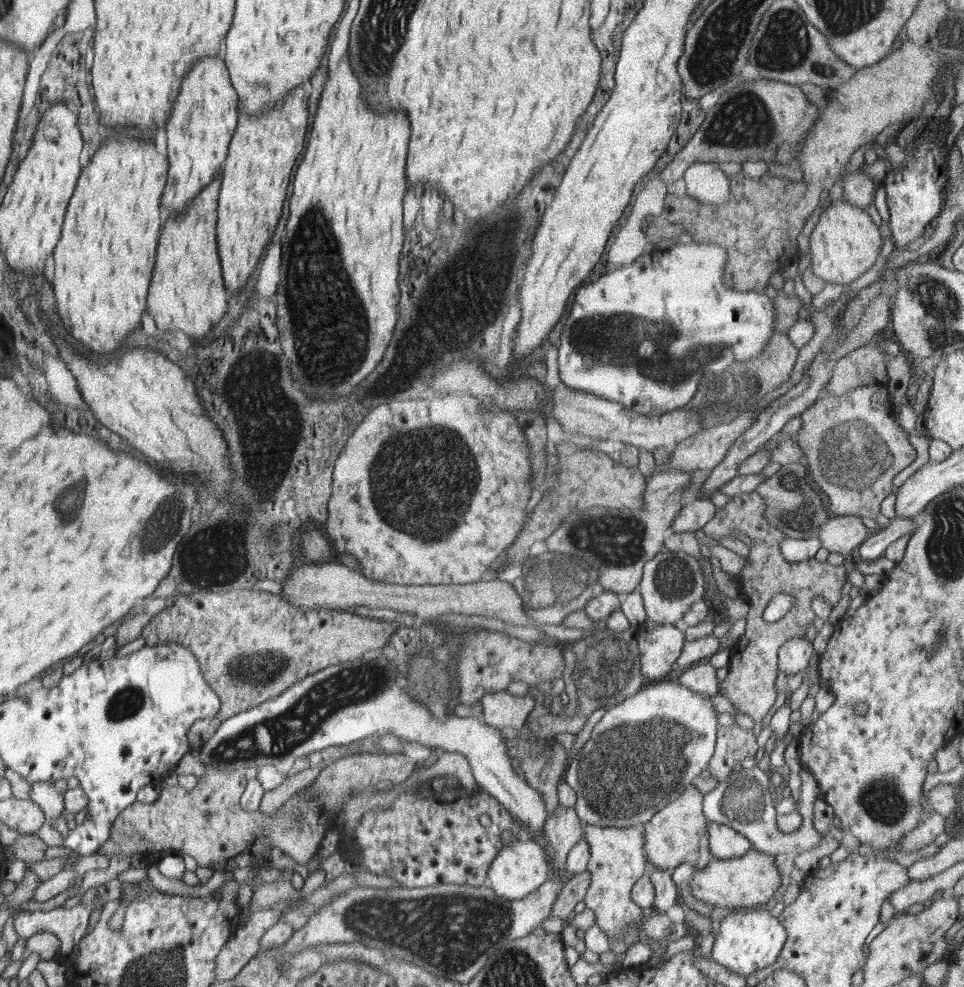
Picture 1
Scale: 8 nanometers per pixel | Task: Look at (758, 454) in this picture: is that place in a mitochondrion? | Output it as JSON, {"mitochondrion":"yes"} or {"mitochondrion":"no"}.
{"mitochondrion":"no"}

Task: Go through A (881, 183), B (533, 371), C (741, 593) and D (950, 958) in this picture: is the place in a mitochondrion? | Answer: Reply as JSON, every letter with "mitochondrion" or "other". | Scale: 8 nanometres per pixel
{"A":"other","B":"other","C":"other","D":"other"}

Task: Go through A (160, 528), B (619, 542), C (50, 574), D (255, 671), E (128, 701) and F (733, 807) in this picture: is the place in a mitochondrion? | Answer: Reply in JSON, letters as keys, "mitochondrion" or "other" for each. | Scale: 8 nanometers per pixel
{"A":"mitochondrion","B":"mitochondrion","C":"other","D":"mitochondrion","E":"mitochondrion","F":"mitochondrion"}

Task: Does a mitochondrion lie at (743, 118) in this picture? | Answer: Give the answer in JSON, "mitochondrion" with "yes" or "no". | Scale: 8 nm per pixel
{"mitochondrion":"yes"}

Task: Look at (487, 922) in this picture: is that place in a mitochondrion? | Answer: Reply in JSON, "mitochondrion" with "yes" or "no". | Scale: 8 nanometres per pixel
{"mitochondrion":"yes"}

